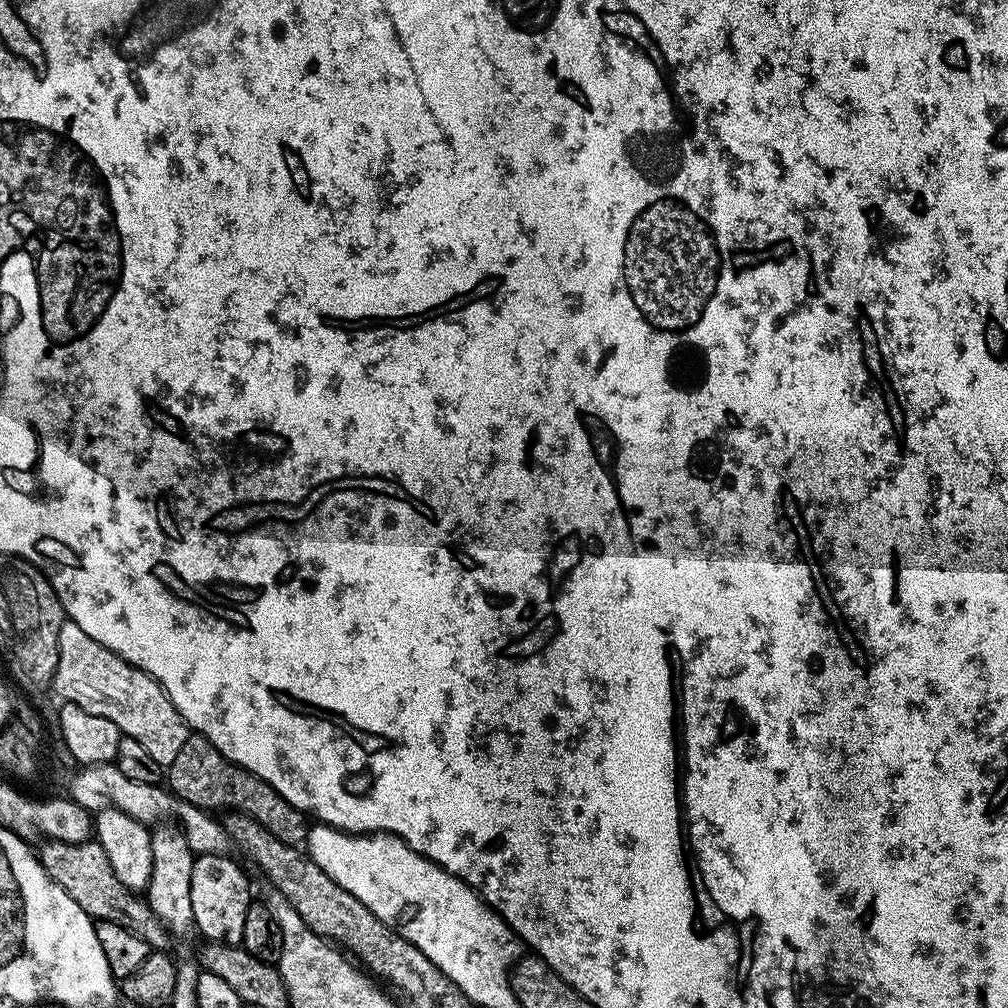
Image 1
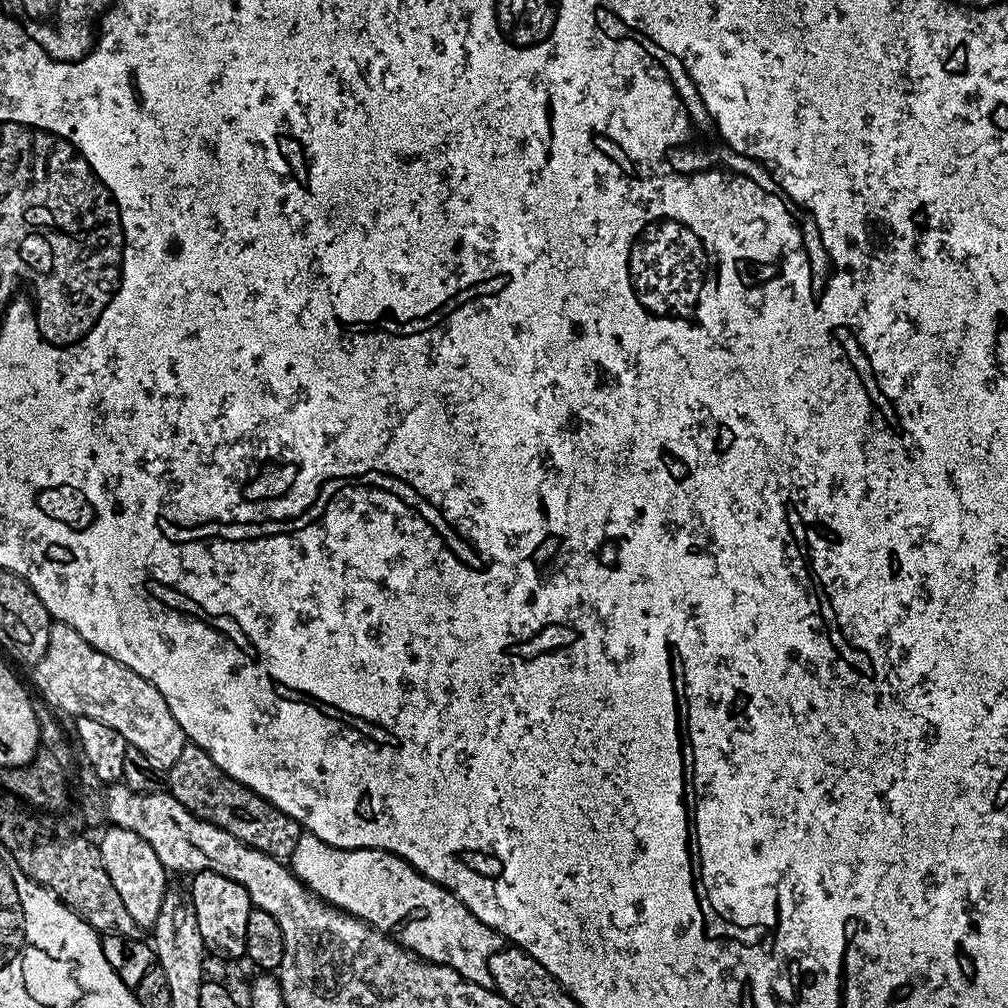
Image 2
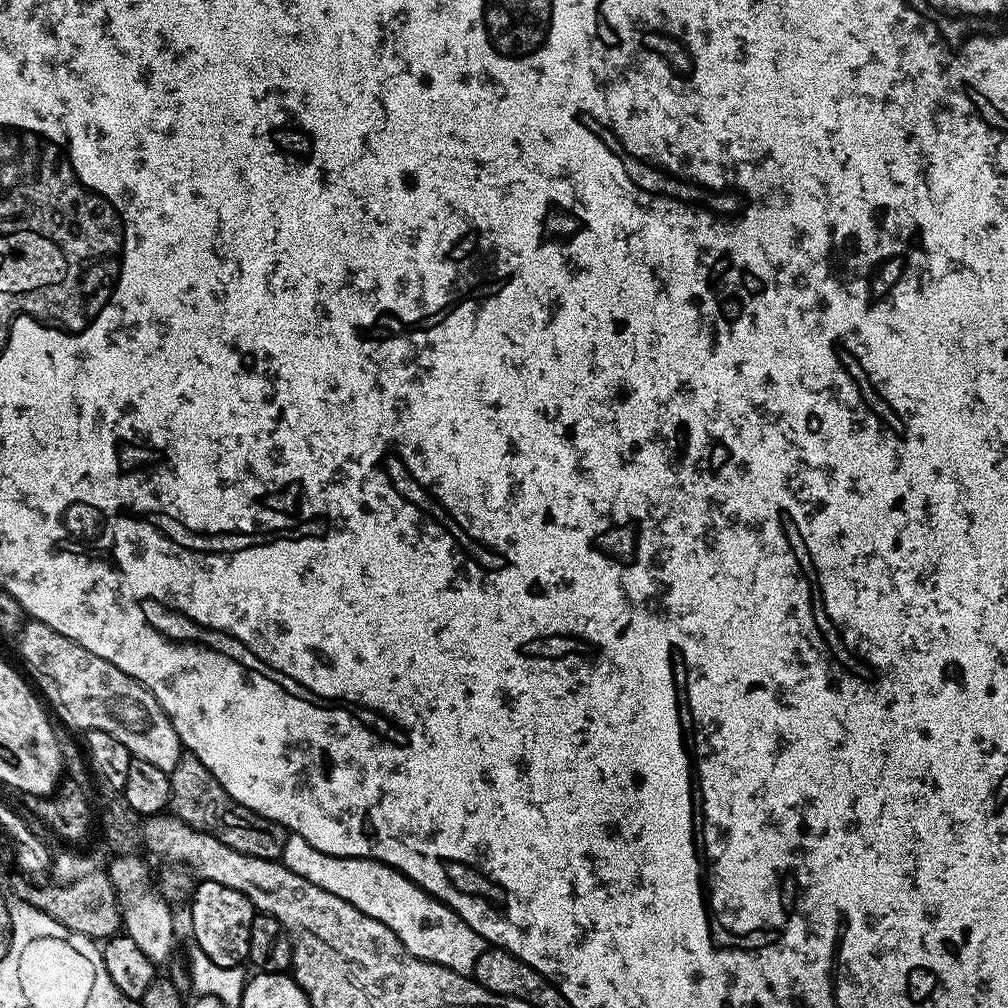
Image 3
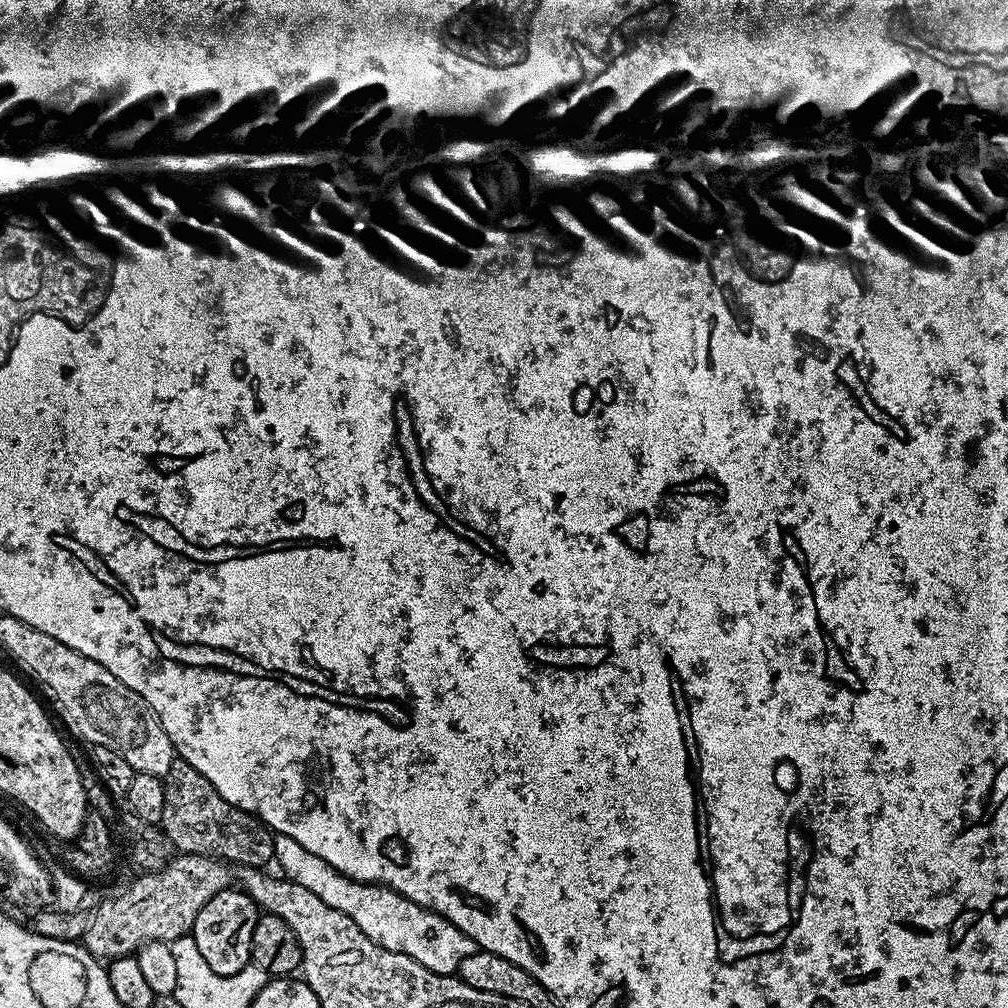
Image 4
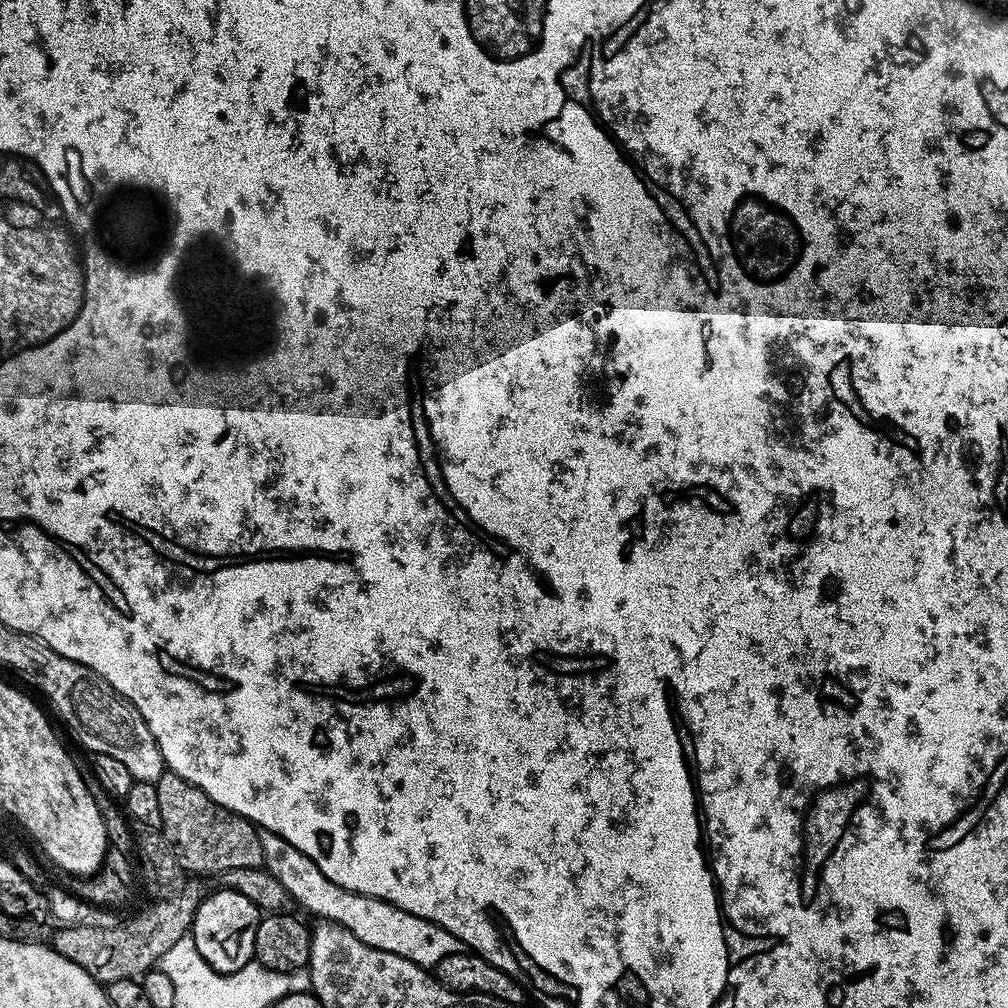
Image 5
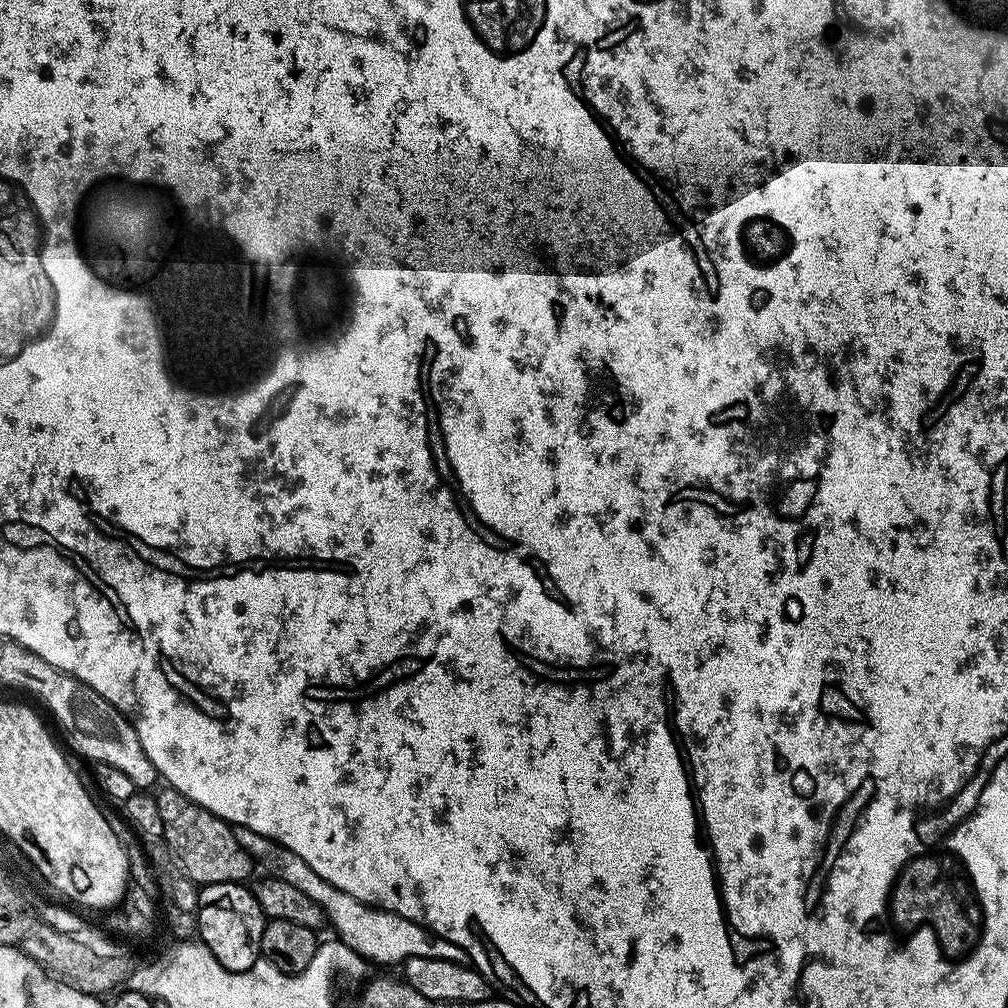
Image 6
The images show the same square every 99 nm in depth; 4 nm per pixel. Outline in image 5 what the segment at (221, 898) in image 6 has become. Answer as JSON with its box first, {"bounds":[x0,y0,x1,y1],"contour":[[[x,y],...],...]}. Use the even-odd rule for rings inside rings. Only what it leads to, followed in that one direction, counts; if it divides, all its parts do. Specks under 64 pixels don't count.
{"bounds":[190,886,262,972],"contour":[[[223,886],[217,888],[217,892],[209,896],[207,893],[196,907],[190,935],[194,946],[198,946],[198,954],[202,954],[215,972],[237,972],[242,966],[253,963],[256,955],[254,938],[258,934],[262,913],[250,898],[246,898],[246,894],[238,894]]]}

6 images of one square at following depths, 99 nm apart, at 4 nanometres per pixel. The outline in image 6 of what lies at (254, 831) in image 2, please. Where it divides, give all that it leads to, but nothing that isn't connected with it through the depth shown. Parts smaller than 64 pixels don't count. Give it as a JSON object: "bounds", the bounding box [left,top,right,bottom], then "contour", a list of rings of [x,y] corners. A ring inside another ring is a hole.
{"bounds":[155,786,254,885],"contour":[[[164,786],[161,792],[155,793],[158,802],[158,811],[162,817],[162,840],[169,852],[172,853],[175,863],[181,872],[192,881],[193,885],[205,884],[239,884],[247,881],[247,876],[252,872],[254,857],[248,849],[241,846],[236,837],[233,825],[210,810],[198,806],[190,798],[186,798],[178,790]]]}

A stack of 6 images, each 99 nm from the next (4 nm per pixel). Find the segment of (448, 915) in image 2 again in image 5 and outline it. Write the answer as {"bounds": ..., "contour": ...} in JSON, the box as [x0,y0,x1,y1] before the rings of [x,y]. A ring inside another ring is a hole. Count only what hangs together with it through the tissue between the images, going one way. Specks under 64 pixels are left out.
{"bounds":[260,831,462,970],"contour":[[[261,831],[260,841],[264,867],[270,874],[274,874],[274,878],[278,878],[278,882],[282,882],[282,886],[286,886],[295,903],[297,900],[306,911],[313,912],[320,920],[341,924],[350,934],[354,934],[354,938],[366,942],[366,946],[374,946],[390,954],[398,954],[429,970],[435,969],[436,964],[442,962],[442,958],[450,958],[450,954],[458,954],[462,951],[460,940],[454,938],[454,934],[442,930],[442,926],[426,918],[406,914],[406,910],[388,904],[384,900],[363,896],[330,882],[330,878],[326,878],[326,874],[322,874],[322,870],[318,870],[318,866],[314,866],[314,862],[310,862],[306,854],[302,854],[302,850],[290,846],[286,838],[273,832]]]}

